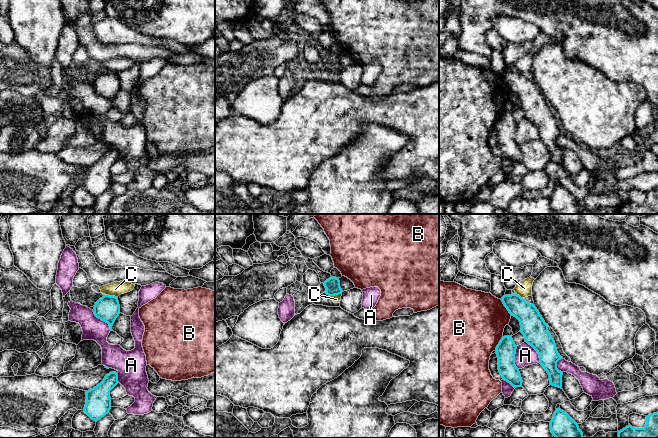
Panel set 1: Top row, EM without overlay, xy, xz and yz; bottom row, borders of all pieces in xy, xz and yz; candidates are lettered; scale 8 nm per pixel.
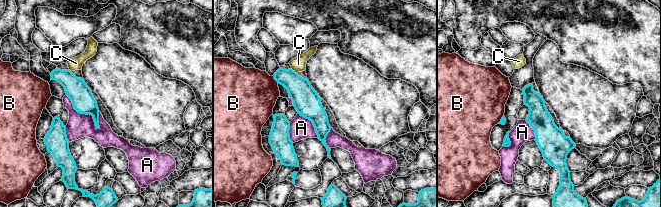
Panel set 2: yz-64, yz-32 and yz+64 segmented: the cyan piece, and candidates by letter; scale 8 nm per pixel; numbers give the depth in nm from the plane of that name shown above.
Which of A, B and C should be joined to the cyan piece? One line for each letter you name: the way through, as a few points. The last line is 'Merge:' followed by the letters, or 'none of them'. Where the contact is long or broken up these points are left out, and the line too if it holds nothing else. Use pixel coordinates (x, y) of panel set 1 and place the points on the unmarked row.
Merge: none of them

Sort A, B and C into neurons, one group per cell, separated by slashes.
A / B / C

